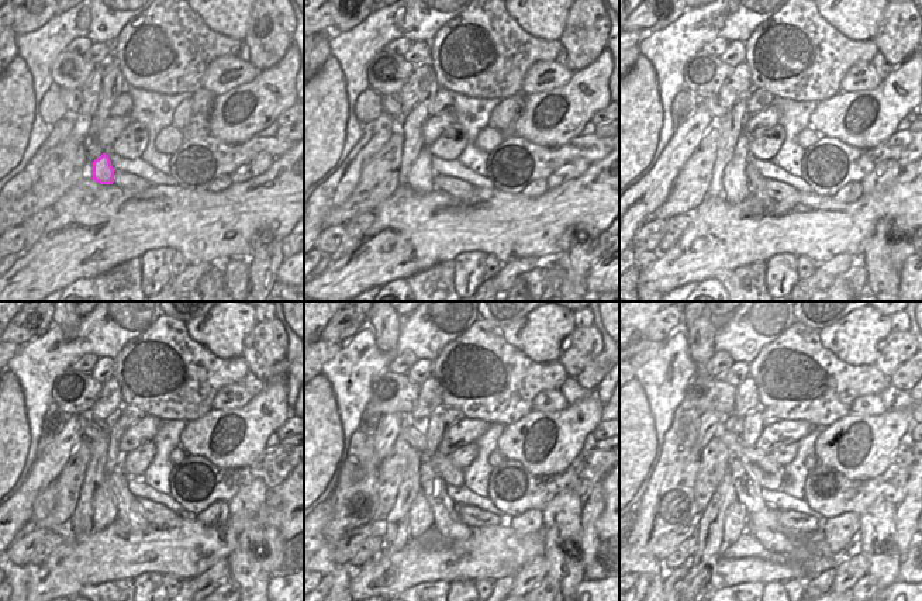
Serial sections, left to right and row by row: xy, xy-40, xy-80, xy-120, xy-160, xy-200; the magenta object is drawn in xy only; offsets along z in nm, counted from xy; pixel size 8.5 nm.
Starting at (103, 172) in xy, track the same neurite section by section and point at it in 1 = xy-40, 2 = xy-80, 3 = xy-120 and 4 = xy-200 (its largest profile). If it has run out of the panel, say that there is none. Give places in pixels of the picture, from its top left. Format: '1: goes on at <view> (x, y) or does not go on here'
1: goes on at xy-40 (420, 179)
2: goes on at xy-80 (735, 182)
3: goes on at xy-120 (104, 514)
4: goes on at xy-200 (735, 524)

